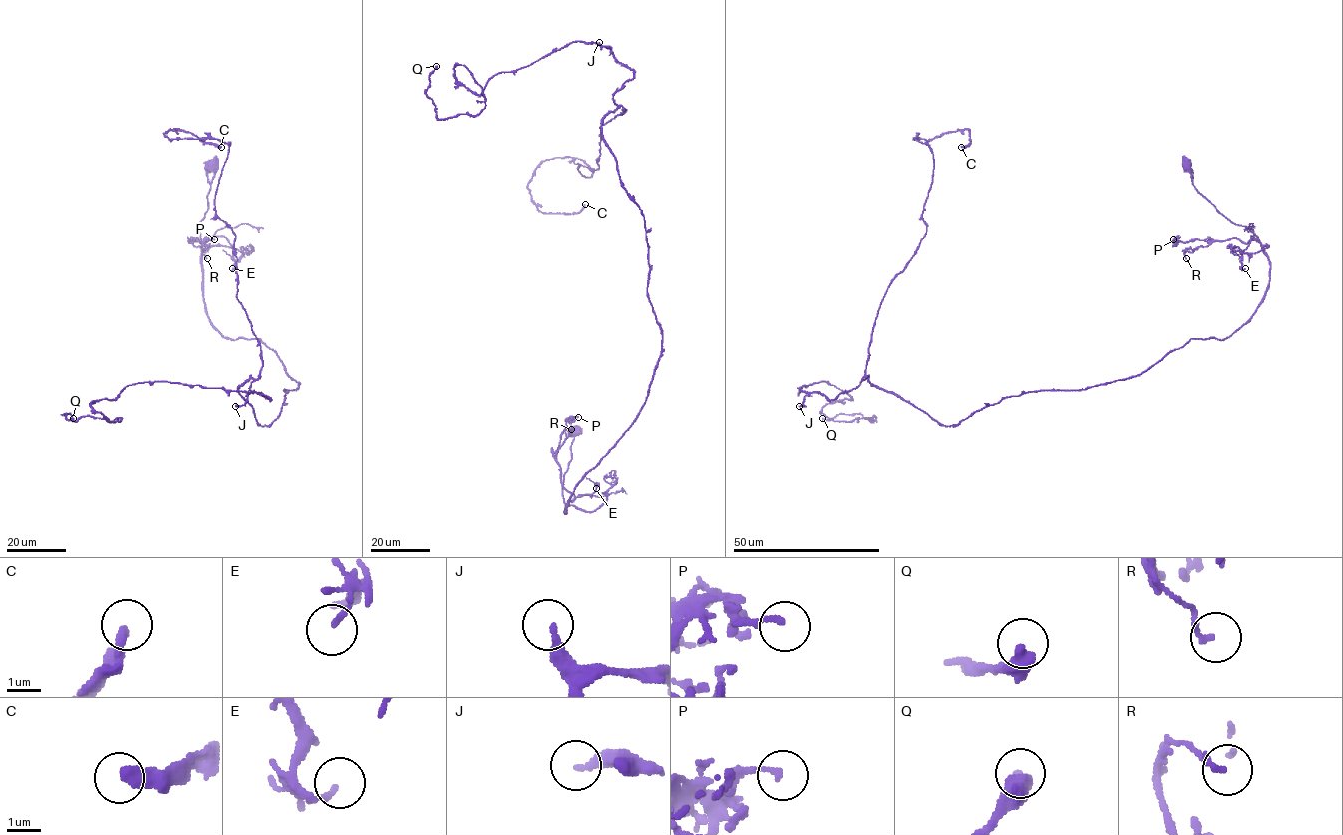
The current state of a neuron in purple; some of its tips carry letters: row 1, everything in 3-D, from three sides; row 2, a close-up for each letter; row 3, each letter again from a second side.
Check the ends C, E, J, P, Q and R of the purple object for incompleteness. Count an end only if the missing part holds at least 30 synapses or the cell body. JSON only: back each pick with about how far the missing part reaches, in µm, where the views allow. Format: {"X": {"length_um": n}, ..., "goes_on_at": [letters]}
{"goes_on_at": []}

